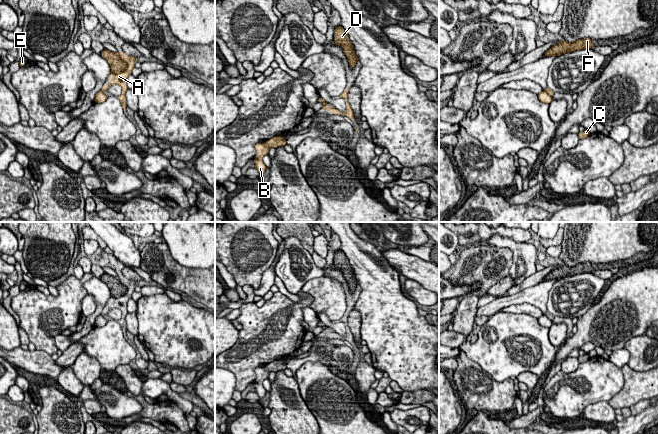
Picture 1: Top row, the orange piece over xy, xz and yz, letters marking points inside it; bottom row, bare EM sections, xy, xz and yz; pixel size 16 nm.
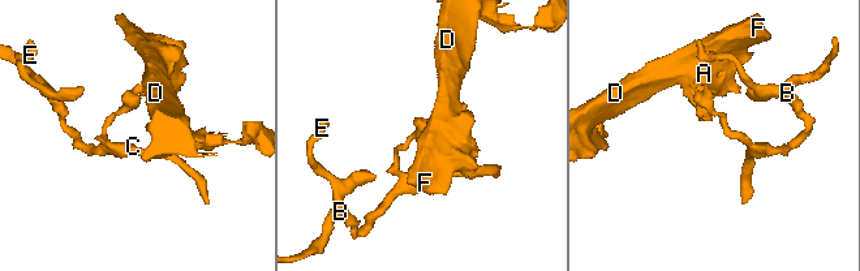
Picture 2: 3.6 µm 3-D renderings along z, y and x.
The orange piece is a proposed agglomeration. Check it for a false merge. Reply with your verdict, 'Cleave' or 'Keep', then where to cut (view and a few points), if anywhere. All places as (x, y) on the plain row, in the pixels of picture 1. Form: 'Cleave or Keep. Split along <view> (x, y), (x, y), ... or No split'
Cleave. Split along xz (326, 327), (323, 330)

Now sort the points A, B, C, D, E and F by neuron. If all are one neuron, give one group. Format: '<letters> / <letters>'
A D F / B C E

